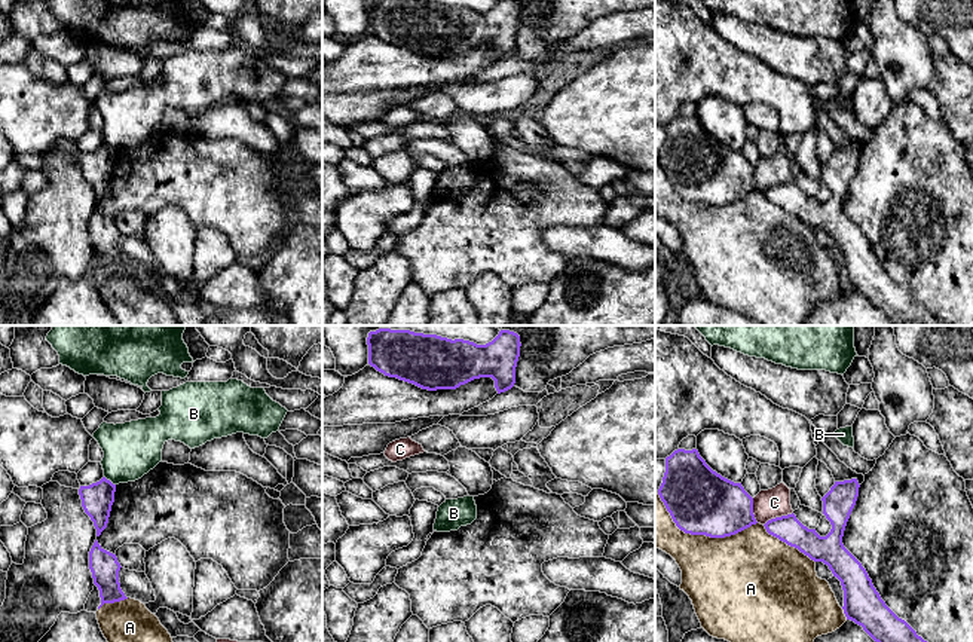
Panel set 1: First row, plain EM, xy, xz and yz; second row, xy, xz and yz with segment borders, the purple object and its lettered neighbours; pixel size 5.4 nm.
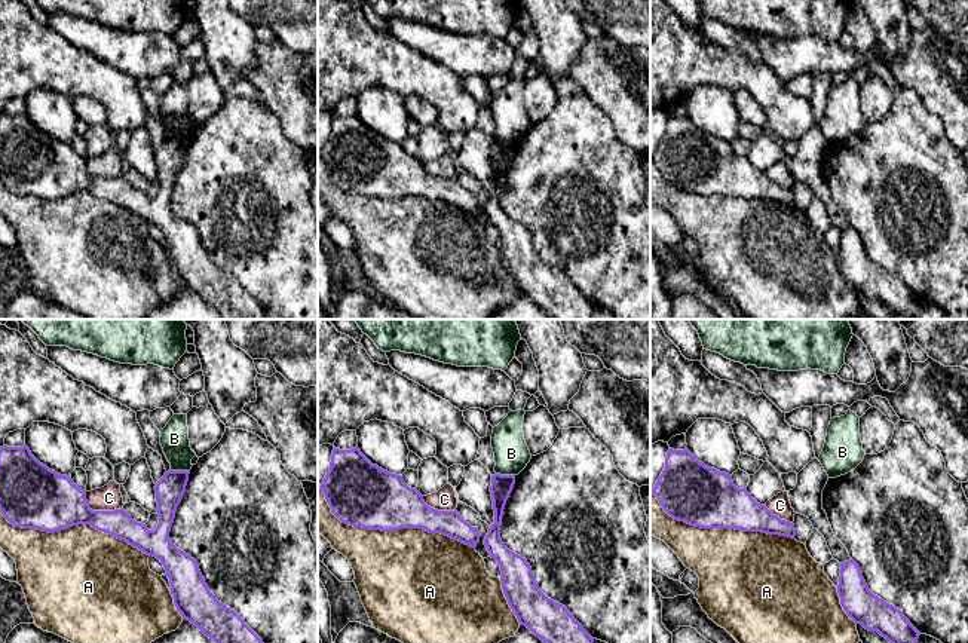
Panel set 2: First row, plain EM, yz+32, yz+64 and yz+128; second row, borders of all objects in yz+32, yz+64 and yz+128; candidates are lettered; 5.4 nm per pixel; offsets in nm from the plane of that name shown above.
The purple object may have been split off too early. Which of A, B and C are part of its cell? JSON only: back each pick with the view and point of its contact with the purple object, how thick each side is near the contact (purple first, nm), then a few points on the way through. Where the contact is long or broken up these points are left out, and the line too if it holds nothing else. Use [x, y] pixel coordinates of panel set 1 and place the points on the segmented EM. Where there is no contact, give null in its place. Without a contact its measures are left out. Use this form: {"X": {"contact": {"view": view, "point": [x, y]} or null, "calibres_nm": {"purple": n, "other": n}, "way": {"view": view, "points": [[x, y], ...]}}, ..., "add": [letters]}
{"add": []}

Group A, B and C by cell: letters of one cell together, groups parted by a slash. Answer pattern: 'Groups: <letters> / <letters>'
Groups: A / B / C

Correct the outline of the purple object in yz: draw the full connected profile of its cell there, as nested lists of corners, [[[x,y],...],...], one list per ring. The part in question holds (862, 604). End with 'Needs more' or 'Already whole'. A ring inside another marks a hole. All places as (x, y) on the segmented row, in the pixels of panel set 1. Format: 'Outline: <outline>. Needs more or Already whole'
Outline: [[[857,479],[835,482],[821,498],[823,514],[832,525],[826,536],[804,526],[793,513],[771,519],[764,526],[769,535],[829,566],[841,581],[847,620],[862,626],[875,642],[927,642],[885,605],[866,569],[842,544],[859,487]]]. Already whole

